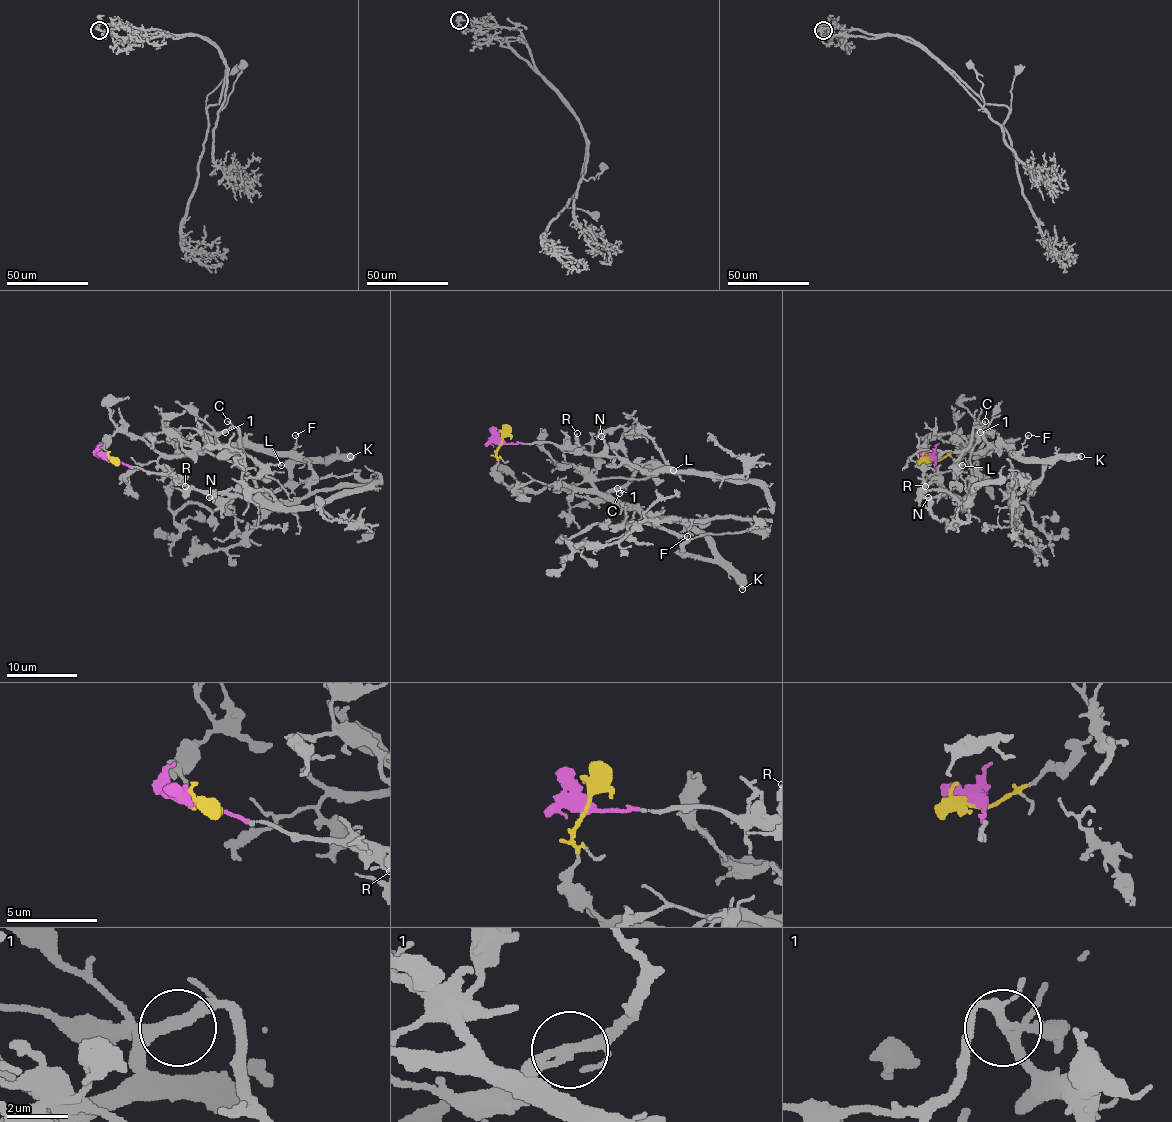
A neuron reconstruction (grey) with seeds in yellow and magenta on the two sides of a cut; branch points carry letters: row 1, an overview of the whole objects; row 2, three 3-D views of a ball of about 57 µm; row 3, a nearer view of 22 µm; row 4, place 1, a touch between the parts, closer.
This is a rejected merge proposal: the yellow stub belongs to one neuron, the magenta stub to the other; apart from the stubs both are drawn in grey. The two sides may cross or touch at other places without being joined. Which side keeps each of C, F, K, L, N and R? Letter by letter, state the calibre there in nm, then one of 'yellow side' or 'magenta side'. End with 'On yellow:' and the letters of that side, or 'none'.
C: 120 nm thick; yellow side
F: 100 nm thick; yellow side
K: 480 nm thick; yellow side
L: 220 nm thick; yellow side
N: 200 nm thick; magenta side
R: 240 nm thick; magenta side
On yellow: C, F, K, L

